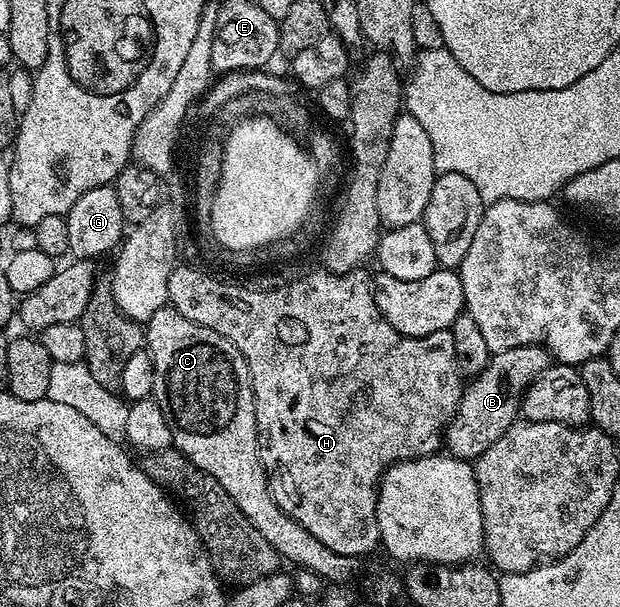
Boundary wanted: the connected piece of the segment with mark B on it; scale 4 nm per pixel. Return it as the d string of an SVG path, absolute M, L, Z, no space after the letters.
M523 345L493 352L488 359L488 366L476 377L463 386L460 405L448 424L442 438L448 445L447 452L464 461L475 462L482 456L486 447L491 447L496 440L502 439L506 431L520 417L520 400L524 393L553 364L554 358L542 345Z

